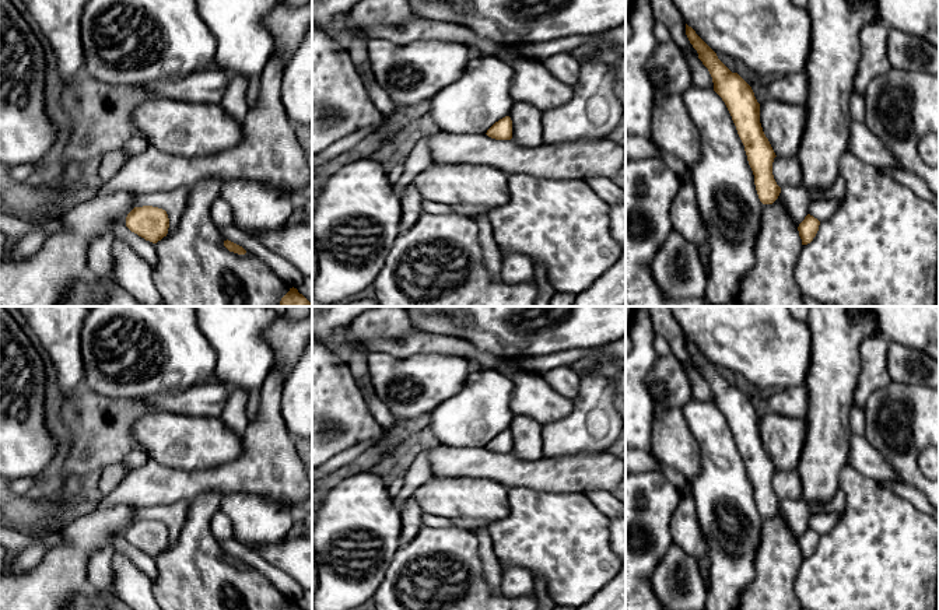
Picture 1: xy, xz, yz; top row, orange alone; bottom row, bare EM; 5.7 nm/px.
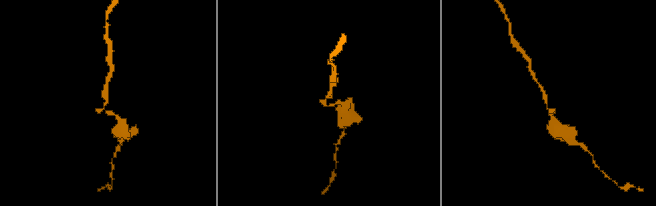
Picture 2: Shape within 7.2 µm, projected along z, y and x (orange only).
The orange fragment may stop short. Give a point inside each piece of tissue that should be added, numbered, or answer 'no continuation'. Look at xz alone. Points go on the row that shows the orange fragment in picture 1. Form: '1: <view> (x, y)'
no continuation

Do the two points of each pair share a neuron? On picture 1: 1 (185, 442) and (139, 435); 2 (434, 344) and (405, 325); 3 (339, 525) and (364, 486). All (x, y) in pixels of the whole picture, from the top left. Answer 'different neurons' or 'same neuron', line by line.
1: same neuron
2: different neurons
3: same neuron

